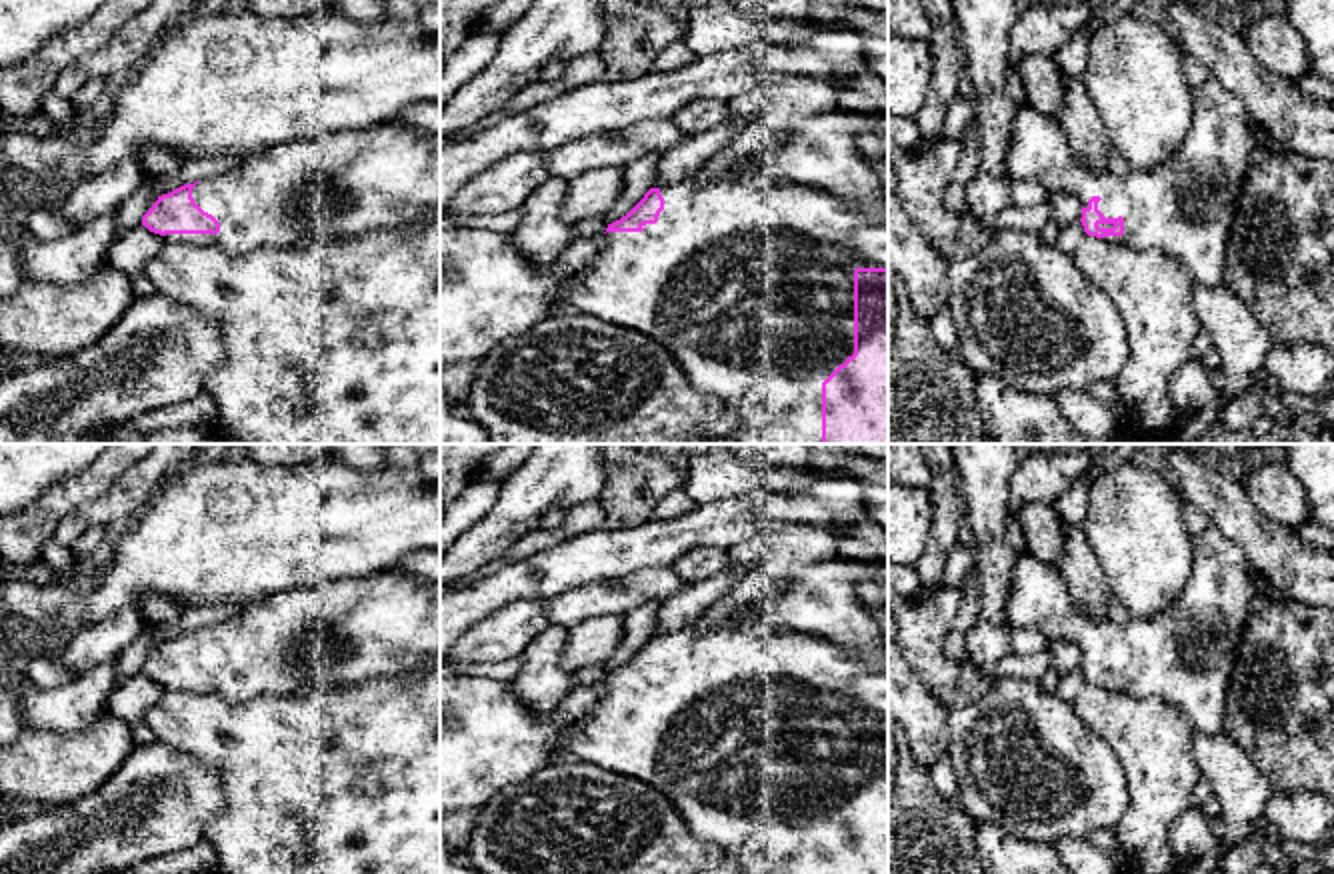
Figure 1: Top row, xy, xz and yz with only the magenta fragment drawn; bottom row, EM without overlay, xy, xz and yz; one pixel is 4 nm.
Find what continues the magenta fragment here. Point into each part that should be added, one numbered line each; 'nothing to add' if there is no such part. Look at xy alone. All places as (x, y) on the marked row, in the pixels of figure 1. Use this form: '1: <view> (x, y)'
1: xy (308, 190)

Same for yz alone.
1: yz (1184, 206)

